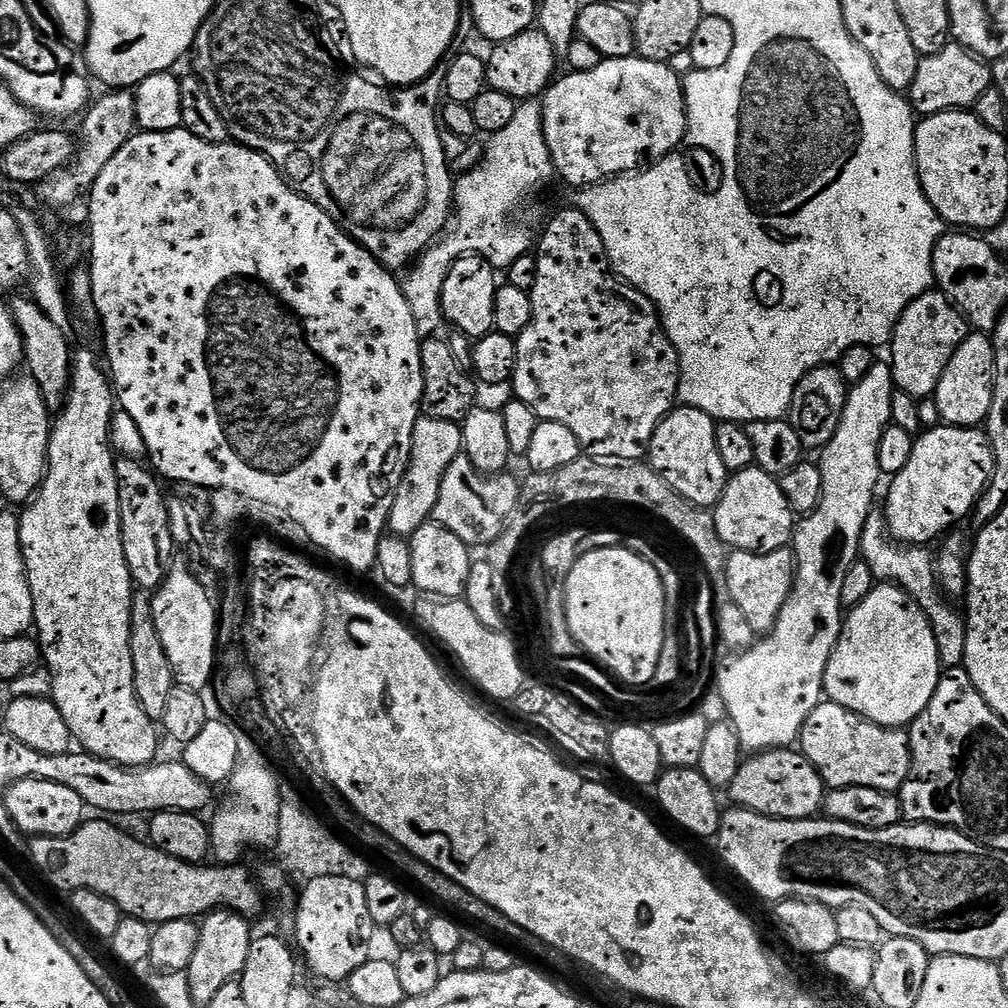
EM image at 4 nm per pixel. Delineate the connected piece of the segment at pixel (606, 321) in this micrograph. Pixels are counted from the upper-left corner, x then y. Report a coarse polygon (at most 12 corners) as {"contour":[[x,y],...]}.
{"contour":[[579,207],[538,236],[511,395],[643,461],[680,359]]}

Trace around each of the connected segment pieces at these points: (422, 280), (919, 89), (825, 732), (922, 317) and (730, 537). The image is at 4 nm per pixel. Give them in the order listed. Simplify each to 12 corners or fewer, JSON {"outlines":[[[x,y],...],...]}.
{"outlines":[[[517,103],[454,184],[454,223],[407,269],[421,338],[458,258],[529,255],[516,211],[556,176],[543,103]],[[950,42],[920,58],[917,117],[968,110],[993,87],[981,57]],[[831,702],[798,748],[829,789],[899,793],[912,765],[904,728]],[[922,293],[892,330],[893,385],[935,397],[968,321]],[[735,473],[714,505],[718,538],[738,552],[794,540],[777,477]]]}

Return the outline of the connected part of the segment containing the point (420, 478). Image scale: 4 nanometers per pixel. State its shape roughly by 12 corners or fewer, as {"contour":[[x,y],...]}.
{"contour":[[421,415],[387,531],[410,538],[432,520],[464,429]]}

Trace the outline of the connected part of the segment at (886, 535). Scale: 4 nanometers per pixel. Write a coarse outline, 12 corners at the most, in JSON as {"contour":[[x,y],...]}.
{"contour":[[884,513],[862,526],[859,559],[928,615],[944,668],[963,665],[965,617],[936,581],[928,546],[901,544]]}

